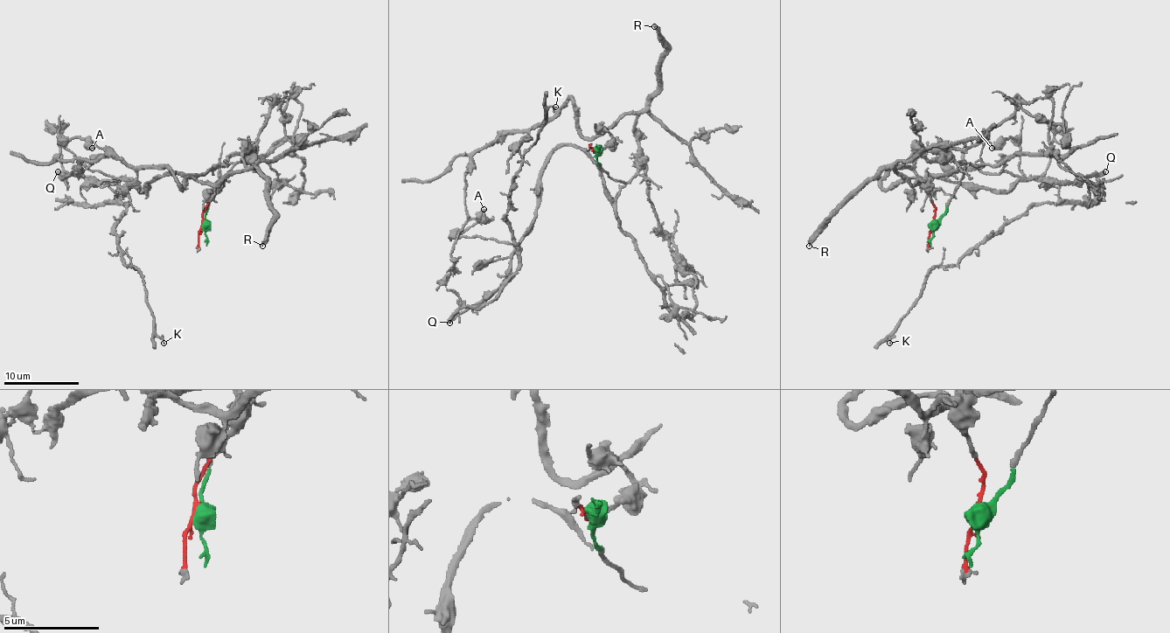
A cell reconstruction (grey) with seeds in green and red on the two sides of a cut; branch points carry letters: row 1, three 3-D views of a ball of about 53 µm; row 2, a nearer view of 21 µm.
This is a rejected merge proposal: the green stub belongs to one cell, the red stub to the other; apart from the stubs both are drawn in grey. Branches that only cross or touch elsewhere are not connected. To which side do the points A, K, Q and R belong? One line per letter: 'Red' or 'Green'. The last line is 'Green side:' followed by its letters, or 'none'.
A: Green
K: Green
Q: Green
R: Red
Green side: A, K, Q

